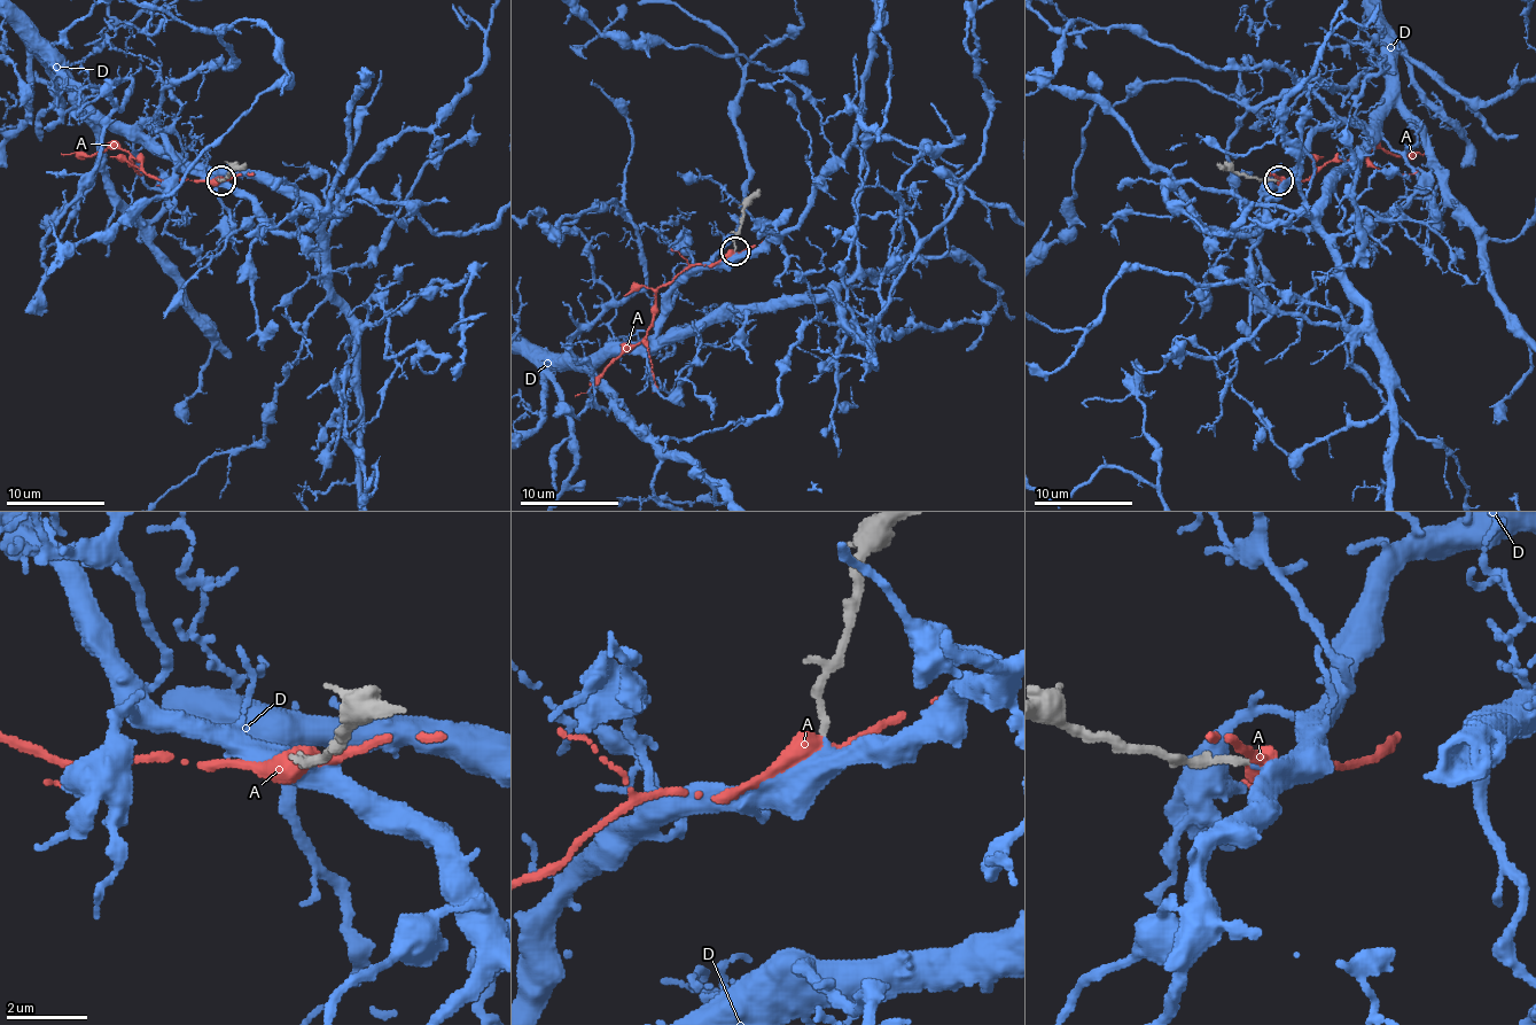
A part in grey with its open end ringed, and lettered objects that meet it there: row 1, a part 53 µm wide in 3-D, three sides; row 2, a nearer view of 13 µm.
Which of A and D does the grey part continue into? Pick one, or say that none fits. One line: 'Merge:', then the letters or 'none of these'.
Merge: D

